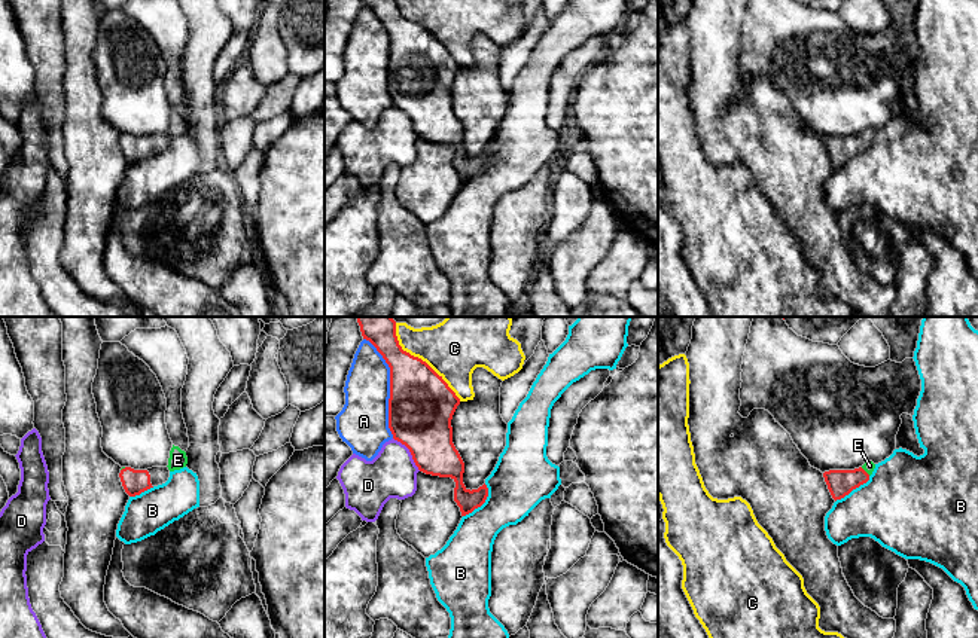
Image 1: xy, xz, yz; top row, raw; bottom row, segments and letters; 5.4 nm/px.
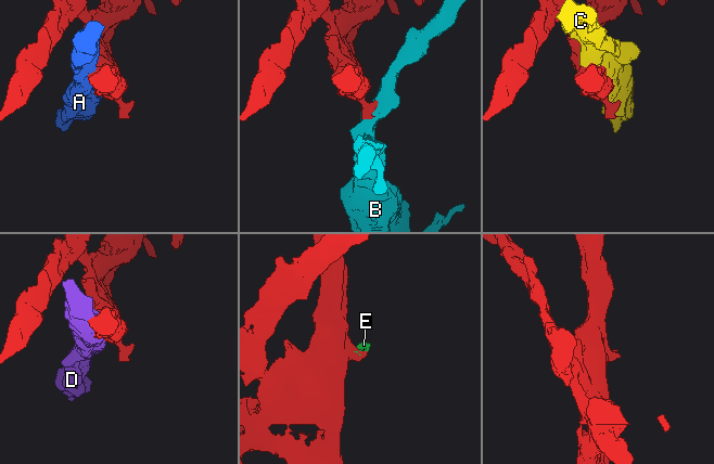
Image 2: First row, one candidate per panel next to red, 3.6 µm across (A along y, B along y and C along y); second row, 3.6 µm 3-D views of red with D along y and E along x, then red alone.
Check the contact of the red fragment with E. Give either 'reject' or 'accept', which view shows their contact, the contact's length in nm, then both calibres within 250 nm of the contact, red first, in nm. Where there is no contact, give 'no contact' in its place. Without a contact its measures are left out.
accept | yz | 70 nm | 140/60 nm

